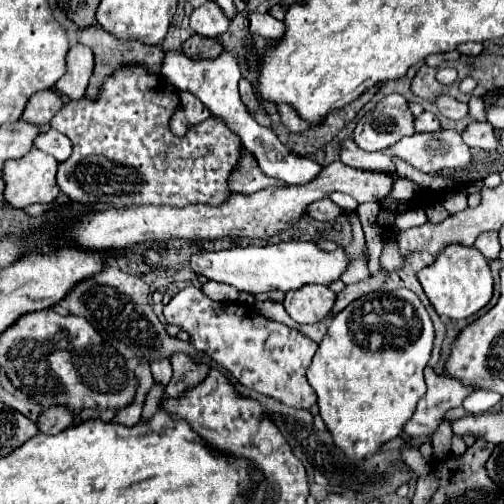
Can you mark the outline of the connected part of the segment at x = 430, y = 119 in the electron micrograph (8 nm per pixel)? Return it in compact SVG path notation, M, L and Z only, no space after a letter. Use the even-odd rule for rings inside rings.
M421 113L417 119L415 119L415 131L417 133L423 133L423 131L437 131L441 129L439 127L439 121L433 113Z

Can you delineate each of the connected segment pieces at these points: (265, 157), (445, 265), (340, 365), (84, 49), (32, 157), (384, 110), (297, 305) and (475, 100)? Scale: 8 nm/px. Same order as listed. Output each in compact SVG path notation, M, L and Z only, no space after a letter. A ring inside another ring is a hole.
M165 51L163 65L161 65L161 75L175 85L179 91L189 91L193 93L209 111L213 117L221 119L235 135L239 135L241 145L255 155L261 171L267 177L285 181L287 185L307 185L313 179L319 177L321 165L309 157L299 157L291 153L271 129L265 129L257 125L251 115L247 113L245 105L239 99L239 89L237 83L241 79L241 67L239 67L239 57L231 51L223 51L217 59L191 59L181 51Z
M447 245L439 253L435 263L421 269L417 277L425 289L425 295L435 307L435 311L451 319L467 319L469 315L483 309L493 295L493 275L491 275L487 259L477 247Z
M409 289L375 291L349 303L333 317L319 349L307 369L307 381L317 393L319 415L323 417L335 445L349 459L373 455L385 441L397 437L411 419L417 401L425 395L423 369L433 349L433 323L419 297Z
M83 43L73 45L67 55L67 73L55 83L55 87L63 91L69 99L83 97L89 85L93 67L95 67L93 51Z
M31 149L21 159L9 159L3 165L3 197L13 209L25 209L33 203L51 203L59 195L55 183L57 159Z
M393 93L359 119L353 139L363 151L383 151L413 133L413 115L407 109L407 99Z
M305 285L285 293L285 309L297 323L319 323L331 311L335 293L325 285Z
M471 96L468 102L468 107L469 115L473 116L472 120L476 120L479 122L486 121L483 98Z

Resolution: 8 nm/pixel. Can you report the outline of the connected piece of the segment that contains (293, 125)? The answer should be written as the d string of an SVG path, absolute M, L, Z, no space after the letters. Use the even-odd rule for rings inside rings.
M279 103L279 105L277 105L277 111L279 111L281 125L283 125L287 131L291 131L291 133L303 133L303 131L309 131L311 127L315 127L315 123L305 121L303 117L299 117L299 113L297 113L293 107L285 105L285 103Z

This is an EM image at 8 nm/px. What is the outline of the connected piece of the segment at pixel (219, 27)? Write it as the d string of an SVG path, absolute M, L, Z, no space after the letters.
M207 1L191 13L191 27L203 37L223 35L229 29L229 23L231 19L215 1Z

